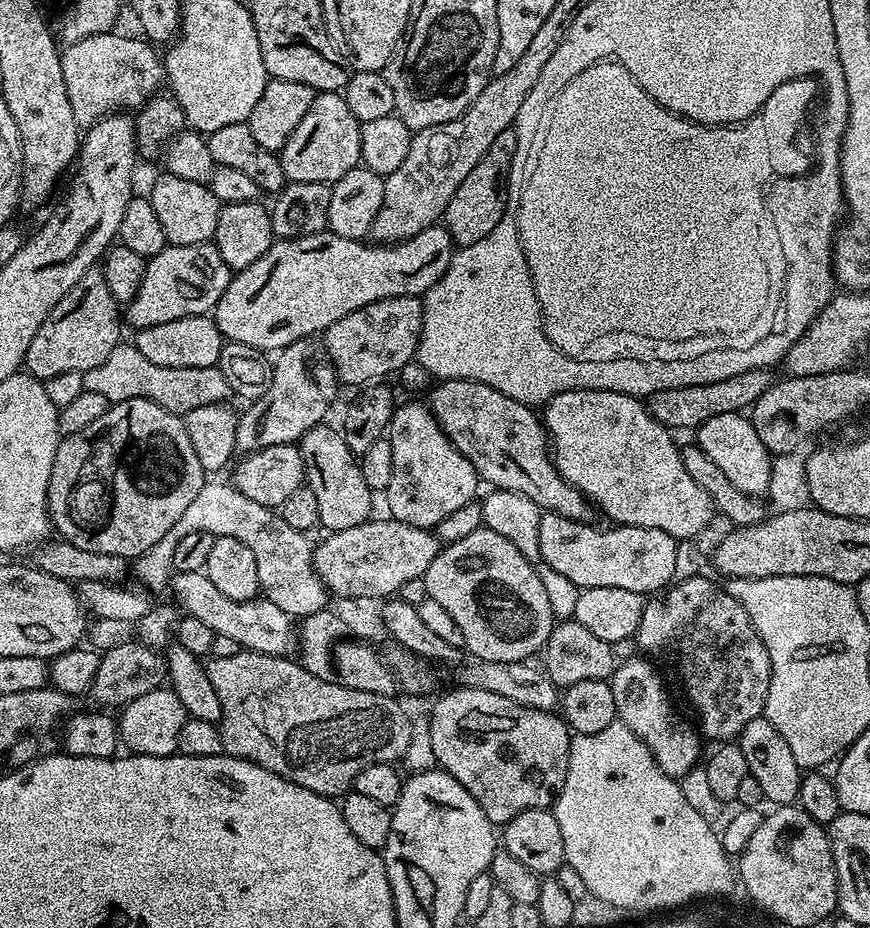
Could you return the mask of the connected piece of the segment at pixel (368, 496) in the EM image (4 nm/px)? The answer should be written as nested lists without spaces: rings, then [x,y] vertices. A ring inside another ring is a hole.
[[[326,424],[314,426],[298,442],[307,487],[314,490],[318,502],[319,527],[328,532],[350,530],[350,526],[368,523],[372,512],[374,493],[366,486],[358,456],[350,450],[344,433],[332,430]]]

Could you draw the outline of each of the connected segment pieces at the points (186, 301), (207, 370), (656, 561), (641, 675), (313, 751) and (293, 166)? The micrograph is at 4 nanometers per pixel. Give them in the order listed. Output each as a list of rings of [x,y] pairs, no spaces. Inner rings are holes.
[[[215,243],[178,246],[169,244],[148,260],[146,274],[135,300],[126,305],[126,320],[139,330],[158,326],[158,322],[174,322],[174,318],[207,316],[222,298],[230,279],[230,270],[222,262]]]
[[[132,342],[116,344],[102,366],[94,366],[94,370],[86,370],[82,375],[84,391],[102,394],[109,405],[126,402],[130,398],[146,398],[162,406],[162,410],[170,410],[174,415],[183,417],[198,406],[223,404],[233,395],[230,382],[226,382],[219,366],[157,366],[150,362],[150,358],[144,357],[142,350],[138,350]]]
[[[544,512],[541,518],[540,560],[551,570],[570,578],[578,589],[594,586],[618,586],[618,590],[634,590],[645,594],[656,594],[673,583],[676,571],[676,546],[678,541],[666,530],[639,528],[638,526],[607,526],[595,528],[595,523],[562,518],[562,514]]]
[[[628,660],[617,663],[616,671],[610,681],[614,690],[614,706],[619,720],[638,738],[646,742],[646,746],[660,763],[660,769],[667,776],[681,778],[692,768],[697,767],[700,756],[700,736],[676,713],[664,684],[658,673],[652,669],[648,660]]]
[[[242,650],[238,654],[230,654],[230,658],[212,658],[207,661],[206,667],[208,669],[208,677],[210,678],[210,683],[214,685],[214,691],[218,694],[218,702],[222,702],[222,714],[224,717],[219,722],[220,737],[222,738],[222,746],[224,747],[224,752],[230,756],[237,756],[243,760],[249,760],[255,764],[261,764],[266,770],[270,770],[274,774],[278,774],[282,778],[286,778],[290,782],[294,782],[298,786],[306,786],[306,790],[314,790],[319,796],[326,796],[329,798],[340,798],[349,791],[352,779],[356,777],[361,770],[366,766],[371,764],[396,764],[397,762],[403,761],[404,755],[406,754],[406,748],[410,746],[410,734],[412,733],[412,720],[410,716],[404,713],[404,708],[399,704],[399,699],[393,698],[391,696],[383,696],[382,694],[366,694],[366,690],[350,690],[346,686],[338,686],[334,682],[322,682],[322,678],[318,678],[314,674],[310,674],[310,670],[306,670],[304,665],[297,662],[295,659],[289,658],[288,656],[271,656],[270,654],[262,654],[261,652],[249,652],[247,650]]]
[[[318,92],[314,102],[310,102],[310,110],[306,110],[302,122],[298,122],[294,134],[290,134],[286,146],[278,153],[285,181],[335,184],[342,174],[361,163],[360,126],[360,120],[350,114],[350,106],[346,106],[340,92]]]

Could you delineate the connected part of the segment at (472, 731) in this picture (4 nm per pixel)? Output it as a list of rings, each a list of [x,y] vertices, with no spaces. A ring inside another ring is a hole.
[[[450,688],[449,692],[442,693],[433,702],[432,713],[426,716],[436,764],[466,786],[493,826],[506,825],[526,810],[551,809],[556,803],[556,793],[562,790],[566,782],[570,762],[573,733],[565,724],[563,715],[555,711],[527,708],[486,689]]]

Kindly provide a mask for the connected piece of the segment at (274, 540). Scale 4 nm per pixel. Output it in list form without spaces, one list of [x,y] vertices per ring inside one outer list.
[[[206,482],[202,490],[198,490],[194,502],[186,506],[186,514],[178,531],[168,532],[162,542],[150,546],[146,554],[138,557],[134,572],[140,575],[141,582],[152,588],[160,588],[163,584],[165,587],[169,583],[174,562],[174,546],[178,546],[181,536],[194,534],[194,530],[206,530],[215,536],[229,536],[238,538],[238,542],[246,542],[258,562],[258,580],[263,597],[274,602],[274,606],[278,606],[288,616],[303,618],[327,607],[328,591],[313,570],[313,545],[308,544],[309,537],[294,530],[294,526],[286,526],[279,511],[246,498],[246,494],[239,492],[230,482]]]

